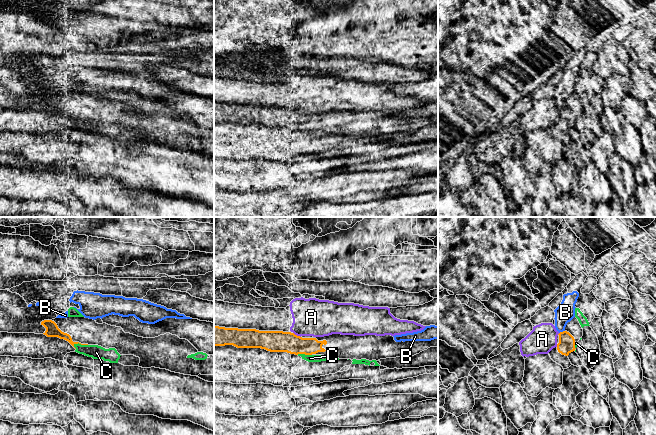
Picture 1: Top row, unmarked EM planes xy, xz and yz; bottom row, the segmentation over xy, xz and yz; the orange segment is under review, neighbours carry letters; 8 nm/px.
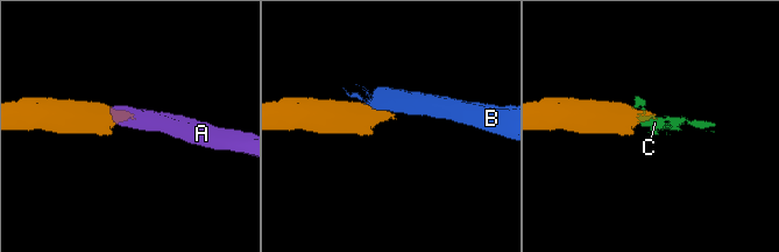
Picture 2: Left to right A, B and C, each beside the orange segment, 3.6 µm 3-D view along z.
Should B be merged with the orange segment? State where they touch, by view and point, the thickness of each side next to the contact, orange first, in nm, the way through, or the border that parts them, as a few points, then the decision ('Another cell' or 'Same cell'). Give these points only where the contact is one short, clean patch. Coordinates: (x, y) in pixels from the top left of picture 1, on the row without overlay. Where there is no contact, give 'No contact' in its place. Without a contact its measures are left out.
Touches orange at yz (561, 108). Thickness 140 nm (orange) against 160 nm. Same cell

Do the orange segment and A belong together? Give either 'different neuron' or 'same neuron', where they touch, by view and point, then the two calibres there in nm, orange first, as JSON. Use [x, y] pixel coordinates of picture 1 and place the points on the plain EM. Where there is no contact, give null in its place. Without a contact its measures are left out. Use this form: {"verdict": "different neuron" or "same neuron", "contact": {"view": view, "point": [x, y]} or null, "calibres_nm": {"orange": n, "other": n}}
{"verdict": "different neuron", "contact": {"view": "xz", "point": [296, 111]}, "calibres_nm": {"orange": 180, "other": 300}}

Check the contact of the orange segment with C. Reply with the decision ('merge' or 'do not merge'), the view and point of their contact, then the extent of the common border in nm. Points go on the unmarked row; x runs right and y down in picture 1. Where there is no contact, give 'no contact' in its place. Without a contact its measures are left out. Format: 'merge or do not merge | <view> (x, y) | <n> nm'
do not merge | xy (80, 119) | 120 nm

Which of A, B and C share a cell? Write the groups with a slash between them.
A / B / C

